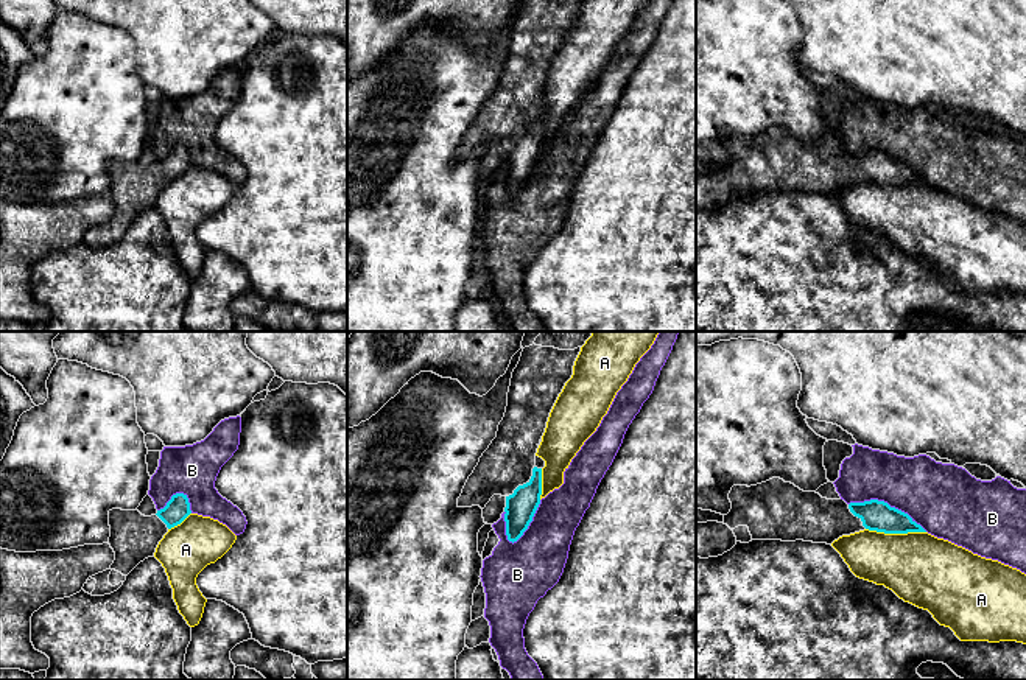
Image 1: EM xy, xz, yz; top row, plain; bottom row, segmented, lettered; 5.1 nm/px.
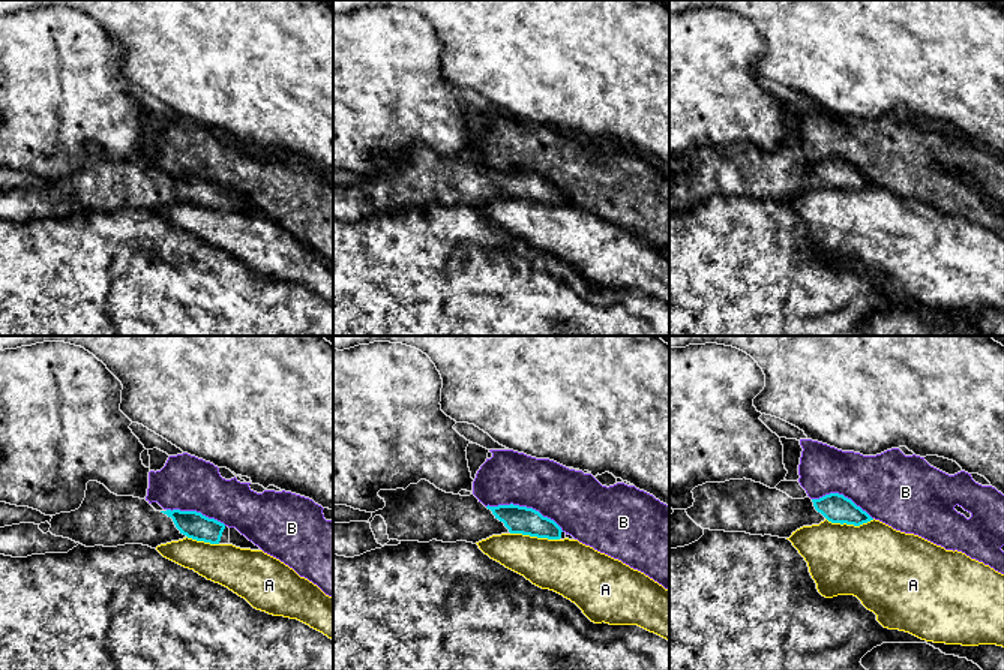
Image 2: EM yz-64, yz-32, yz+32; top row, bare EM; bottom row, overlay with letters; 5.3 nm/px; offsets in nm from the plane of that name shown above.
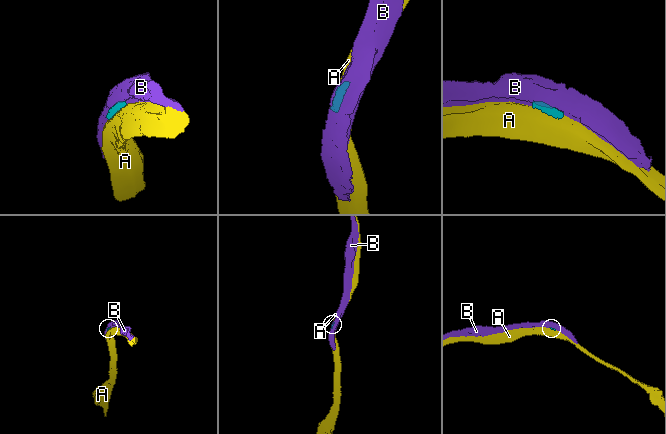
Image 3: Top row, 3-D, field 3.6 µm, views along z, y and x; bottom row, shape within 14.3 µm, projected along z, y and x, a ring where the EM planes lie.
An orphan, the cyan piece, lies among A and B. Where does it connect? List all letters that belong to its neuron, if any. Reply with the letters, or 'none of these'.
none of these

